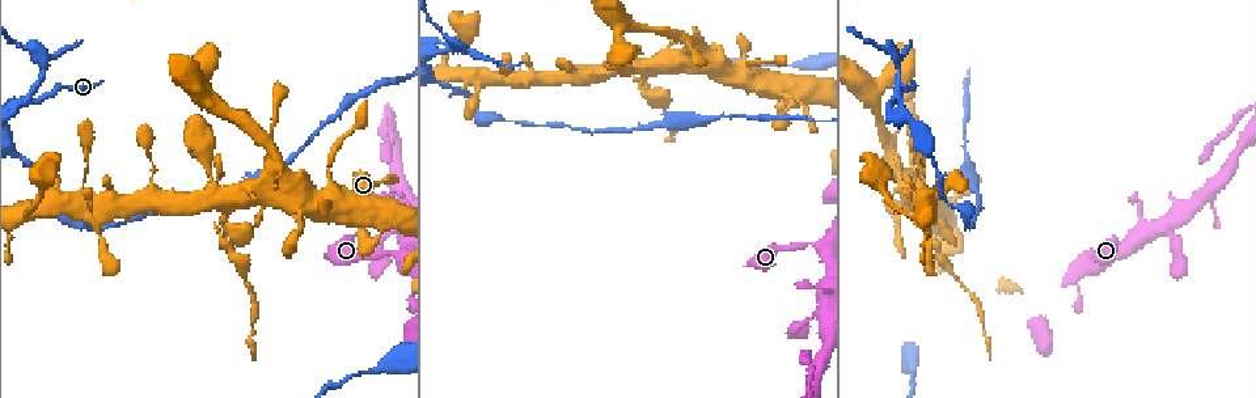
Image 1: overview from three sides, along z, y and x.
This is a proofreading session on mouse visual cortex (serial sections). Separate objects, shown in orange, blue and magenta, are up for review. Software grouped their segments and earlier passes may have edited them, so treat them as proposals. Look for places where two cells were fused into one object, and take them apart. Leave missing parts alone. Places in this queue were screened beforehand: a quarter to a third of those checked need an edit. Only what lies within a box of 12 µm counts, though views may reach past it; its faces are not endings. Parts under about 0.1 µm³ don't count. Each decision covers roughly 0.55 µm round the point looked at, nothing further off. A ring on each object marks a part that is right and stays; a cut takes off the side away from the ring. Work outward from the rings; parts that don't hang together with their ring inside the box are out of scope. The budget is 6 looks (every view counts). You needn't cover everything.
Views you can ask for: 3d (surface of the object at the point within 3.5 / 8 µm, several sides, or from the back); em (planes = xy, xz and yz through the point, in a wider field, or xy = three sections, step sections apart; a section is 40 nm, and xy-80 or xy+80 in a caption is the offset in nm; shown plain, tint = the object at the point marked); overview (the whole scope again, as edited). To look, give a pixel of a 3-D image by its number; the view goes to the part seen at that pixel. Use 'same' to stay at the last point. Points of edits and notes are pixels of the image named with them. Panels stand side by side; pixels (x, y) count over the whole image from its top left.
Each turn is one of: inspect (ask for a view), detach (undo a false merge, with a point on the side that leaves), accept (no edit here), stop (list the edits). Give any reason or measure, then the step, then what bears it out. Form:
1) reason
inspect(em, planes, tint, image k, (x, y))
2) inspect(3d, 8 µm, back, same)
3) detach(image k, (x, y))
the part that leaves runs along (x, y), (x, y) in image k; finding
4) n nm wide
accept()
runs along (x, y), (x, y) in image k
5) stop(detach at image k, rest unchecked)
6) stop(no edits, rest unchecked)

sharp bend
inspect(3d, 3.5 µm, image 1, (446, 49))

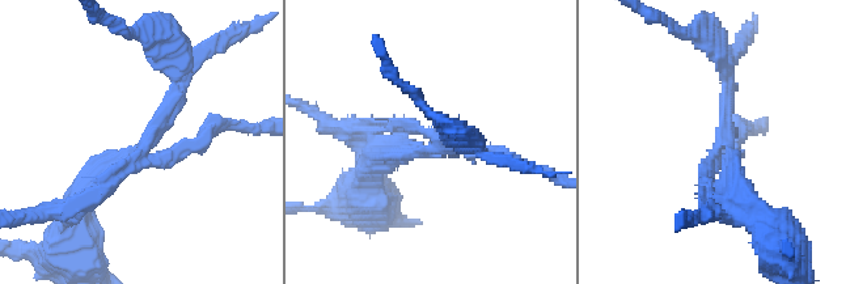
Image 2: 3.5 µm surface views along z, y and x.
inspect(em, planes, tint, image 2, (145, 144))

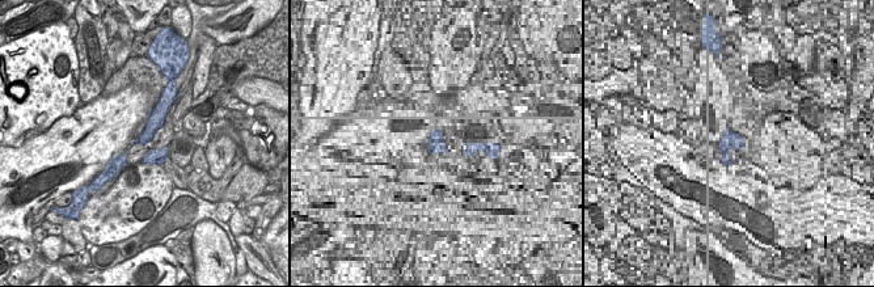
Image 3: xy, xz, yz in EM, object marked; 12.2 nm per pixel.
another direction
inspect(em, xy, step 5, tint, same)

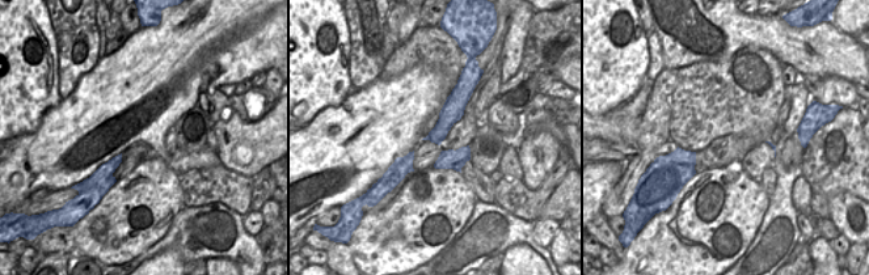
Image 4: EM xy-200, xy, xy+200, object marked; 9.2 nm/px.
accept()
runs along (464, 91), (434, 139) in image 4; all the same cell

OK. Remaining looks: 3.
a narrow waist
inspect(3d, 3.5 µm, image 1, (469, 94))

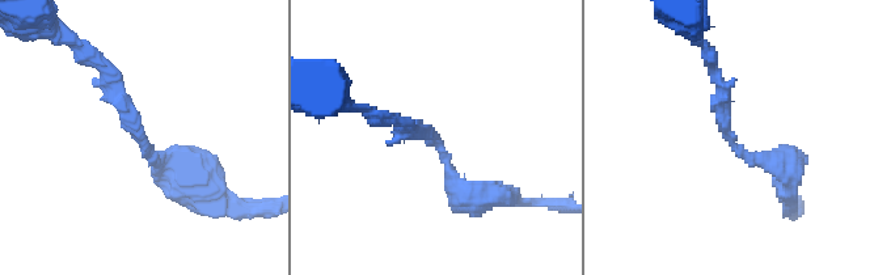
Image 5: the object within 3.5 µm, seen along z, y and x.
arms of 200, 350 nm
inspect(em, xy, step 3, tint, image 5, (443, 150))

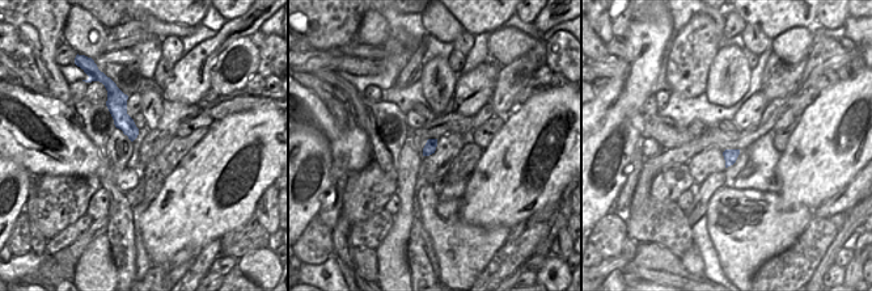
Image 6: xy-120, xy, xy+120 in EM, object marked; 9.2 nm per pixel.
cut it another way
inspect(em, planes, tint, same)

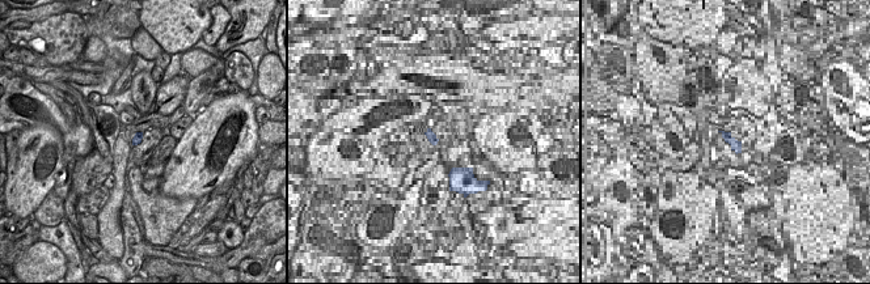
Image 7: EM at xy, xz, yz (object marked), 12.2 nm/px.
accept()
runs along (108, 77), (152, 159), (197, 178) in image 5; all the same cell

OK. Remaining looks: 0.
stop(no edits, rest unchecked)

